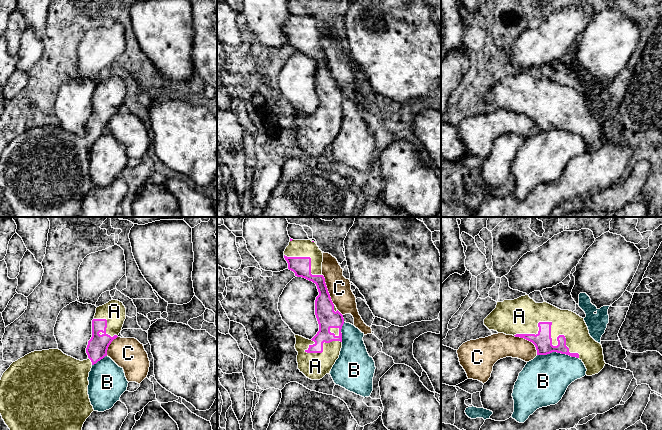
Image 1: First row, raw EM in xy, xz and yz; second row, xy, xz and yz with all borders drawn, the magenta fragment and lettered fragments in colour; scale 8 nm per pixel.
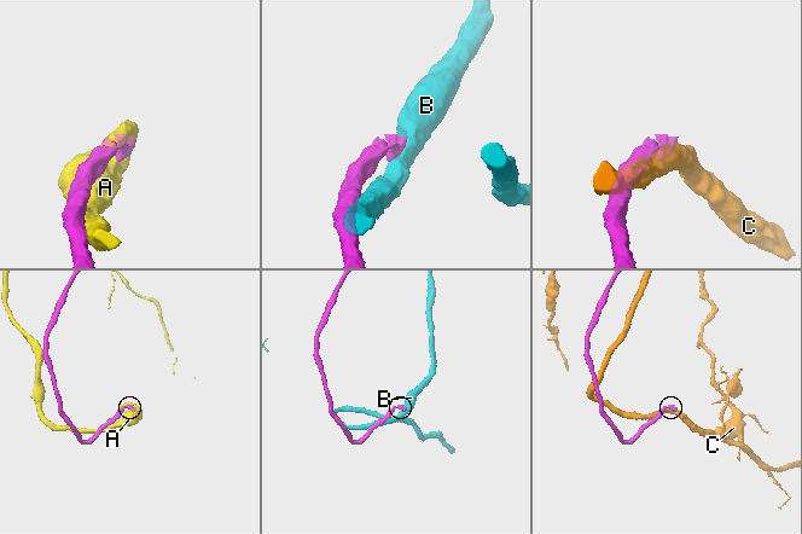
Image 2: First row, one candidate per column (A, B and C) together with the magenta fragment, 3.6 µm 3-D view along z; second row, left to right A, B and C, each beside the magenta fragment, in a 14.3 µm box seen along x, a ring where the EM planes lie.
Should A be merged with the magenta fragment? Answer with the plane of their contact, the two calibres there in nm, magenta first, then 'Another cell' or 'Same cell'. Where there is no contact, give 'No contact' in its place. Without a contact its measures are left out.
Touches magenta in yz. Thickness 140 nm (magenta) against 240 nm. Same cell

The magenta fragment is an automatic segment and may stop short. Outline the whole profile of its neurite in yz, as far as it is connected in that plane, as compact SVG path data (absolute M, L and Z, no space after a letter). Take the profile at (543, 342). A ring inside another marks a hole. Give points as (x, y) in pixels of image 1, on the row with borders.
M529 295L497 302L496 308L484 319L484 325L489 330L532 342L536 347L537 355L557 352L579 358L587 369L587 376L598 374L606 364L602 345L590 336L584 318L547 302L536 303Z

